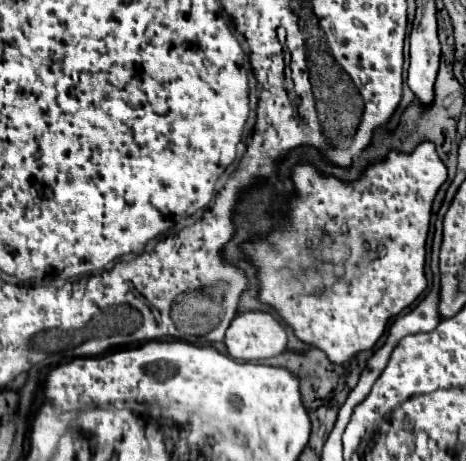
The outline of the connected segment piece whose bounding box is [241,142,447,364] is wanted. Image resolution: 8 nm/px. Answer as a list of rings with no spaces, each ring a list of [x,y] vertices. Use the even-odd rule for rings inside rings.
[[[427,142],[417,144],[411,154],[389,152],[385,160],[367,166],[363,178],[354,182],[343,182],[335,176],[323,177],[307,160],[292,168],[291,179],[297,195],[291,198],[289,214],[283,218],[277,216],[279,226],[269,236],[257,236],[259,240],[241,244],[241,250],[257,266],[257,280],[263,280],[259,300],[273,306],[301,342],[323,350],[333,364],[343,364],[371,350],[385,332],[383,326],[387,326],[389,318],[415,302],[427,288],[425,242],[431,204],[437,190],[447,180],[447,166],[439,158],[435,144]]]

